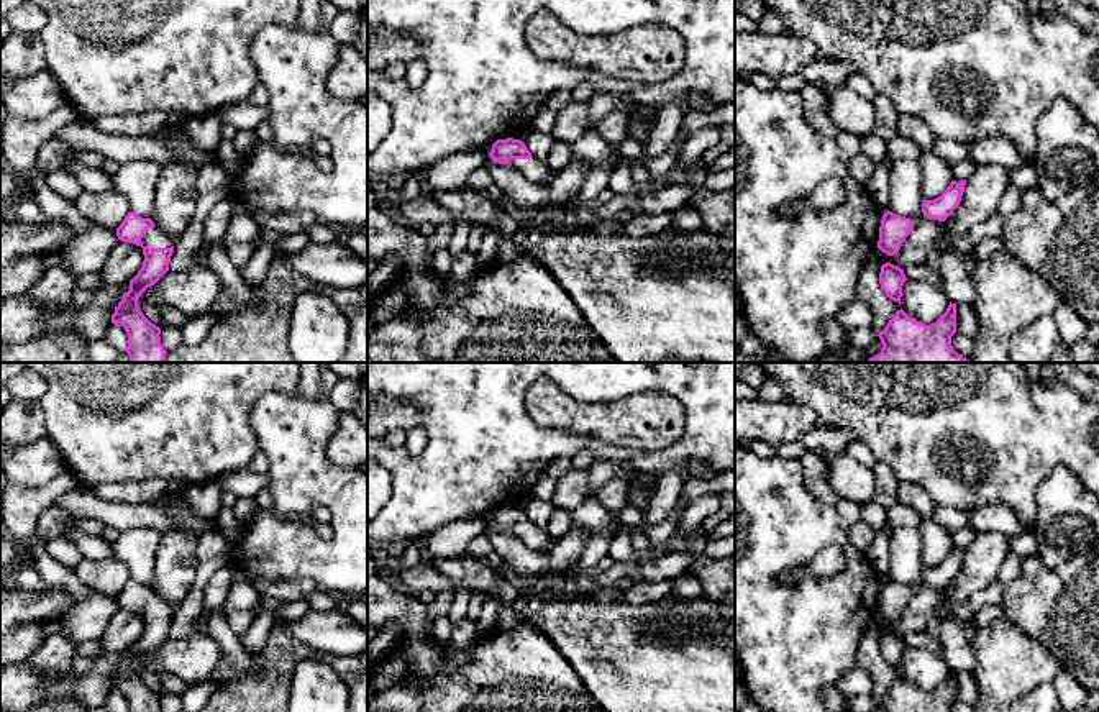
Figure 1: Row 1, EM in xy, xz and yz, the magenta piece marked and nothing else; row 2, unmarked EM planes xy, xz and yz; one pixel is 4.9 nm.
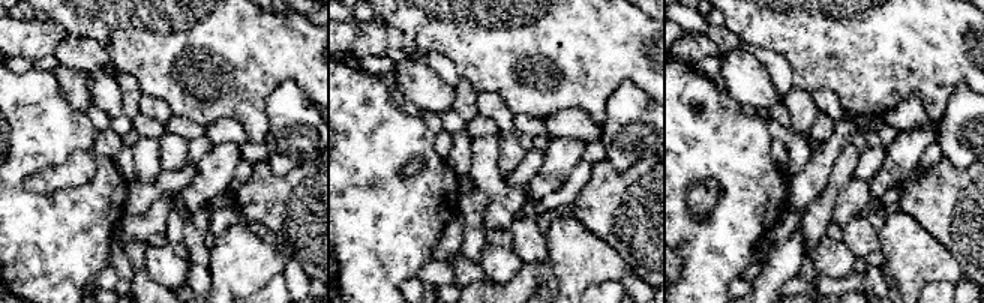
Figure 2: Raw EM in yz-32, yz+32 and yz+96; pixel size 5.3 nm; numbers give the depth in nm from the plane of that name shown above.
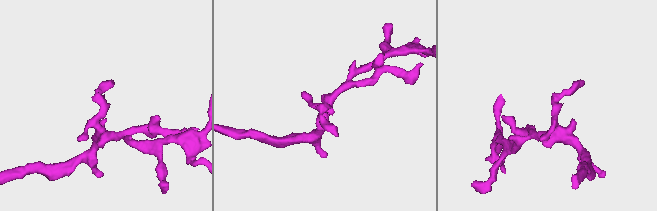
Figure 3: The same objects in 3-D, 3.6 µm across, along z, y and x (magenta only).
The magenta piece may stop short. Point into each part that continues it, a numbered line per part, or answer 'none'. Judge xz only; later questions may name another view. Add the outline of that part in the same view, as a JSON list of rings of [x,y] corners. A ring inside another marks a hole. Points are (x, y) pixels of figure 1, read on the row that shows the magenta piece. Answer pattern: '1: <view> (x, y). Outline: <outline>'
1: xz (537, 171). Outline: [[[510,159],[508,164],[515,167],[523,177],[536,184],[546,184],[551,171],[543,161],[530,159]]]

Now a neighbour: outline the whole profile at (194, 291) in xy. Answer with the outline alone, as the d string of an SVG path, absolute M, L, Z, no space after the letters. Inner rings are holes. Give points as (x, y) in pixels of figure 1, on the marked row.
M205 264L185 271L167 271L138 299L138 305L172 307L187 317L212 310L223 290L221 277Z

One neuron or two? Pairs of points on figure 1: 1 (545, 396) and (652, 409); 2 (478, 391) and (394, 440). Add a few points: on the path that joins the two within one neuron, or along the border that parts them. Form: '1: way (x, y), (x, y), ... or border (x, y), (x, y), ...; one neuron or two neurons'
1: way (571, 415), (625, 417); one neuron
2: border (384, 440), (391, 447), (401, 448); two neurons

